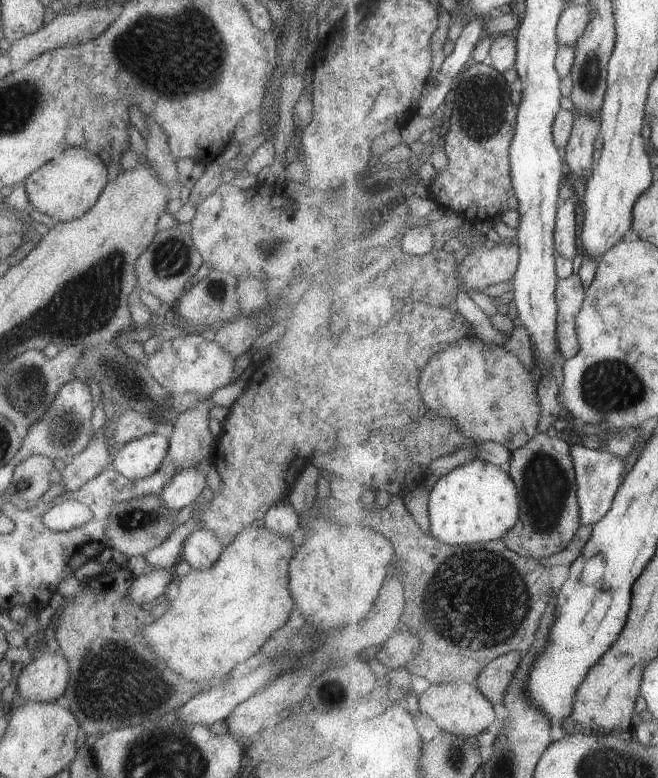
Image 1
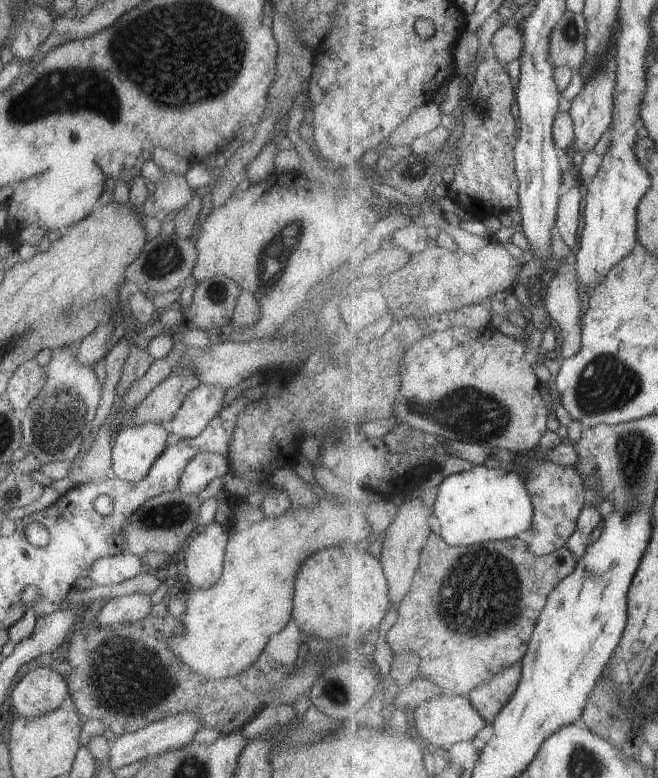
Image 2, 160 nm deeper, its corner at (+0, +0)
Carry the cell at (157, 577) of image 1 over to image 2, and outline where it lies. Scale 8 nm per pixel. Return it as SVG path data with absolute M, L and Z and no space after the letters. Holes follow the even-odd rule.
M133 593L113 597L96 608L93 620L97 627L110 627L115 623L134 623L149 616L149 595Z

